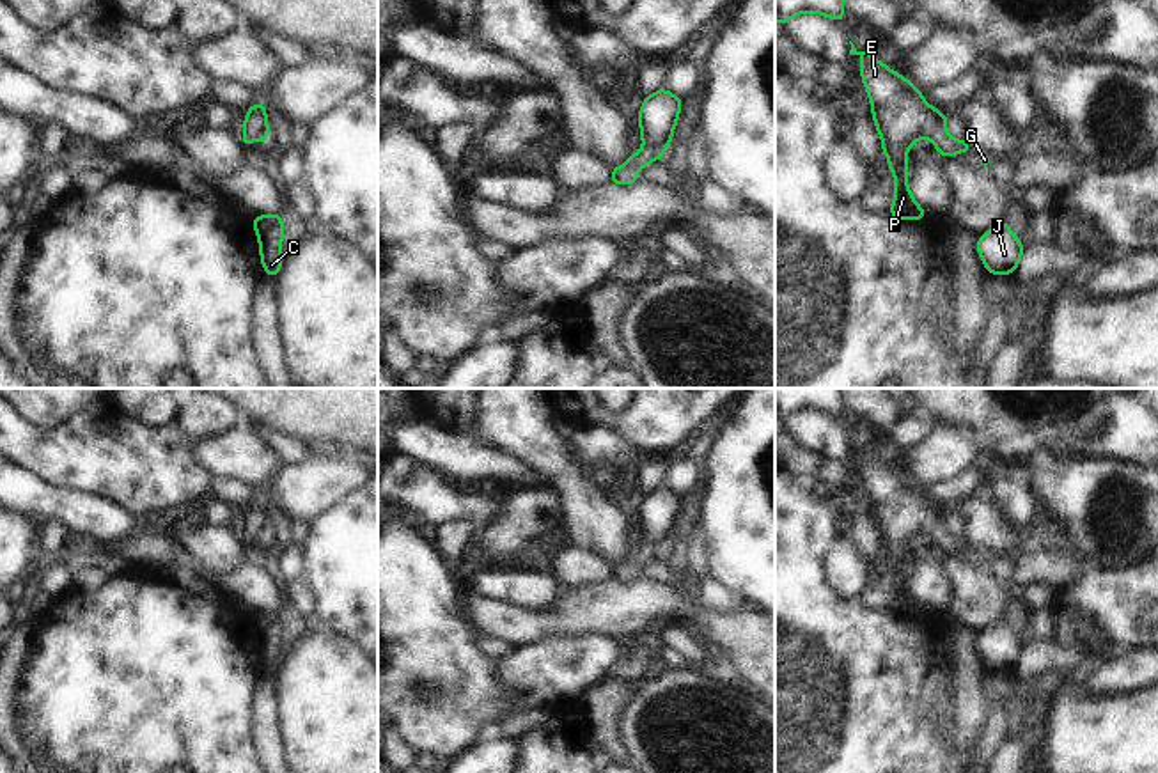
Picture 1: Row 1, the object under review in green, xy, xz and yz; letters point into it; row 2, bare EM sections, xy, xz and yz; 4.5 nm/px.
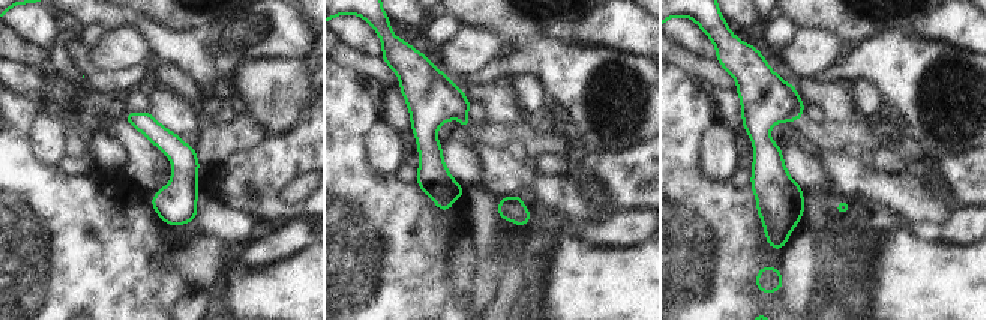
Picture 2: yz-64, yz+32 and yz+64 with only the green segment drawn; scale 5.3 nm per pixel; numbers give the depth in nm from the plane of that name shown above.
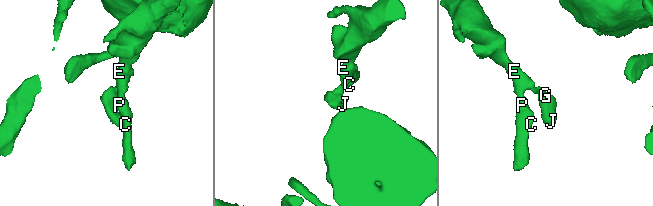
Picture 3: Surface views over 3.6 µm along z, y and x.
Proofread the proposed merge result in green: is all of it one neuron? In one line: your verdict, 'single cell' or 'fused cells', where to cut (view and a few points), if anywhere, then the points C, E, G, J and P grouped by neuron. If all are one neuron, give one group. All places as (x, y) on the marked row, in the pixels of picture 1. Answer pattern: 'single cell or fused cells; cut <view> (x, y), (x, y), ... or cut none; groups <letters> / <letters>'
single cell; cut none; groups C E G J P

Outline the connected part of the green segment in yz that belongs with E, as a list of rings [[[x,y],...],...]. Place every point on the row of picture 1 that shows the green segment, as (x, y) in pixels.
[[[849,41],[849,55],[860,55],[864,64],[860,76],[864,80],[874,126],[880,131],[888,158],[890,172],[896,177],[896,199],[888,213],[899,220],[924,220],[924,209],[913,200],[906,184],[906,151],[919,138],[931,138],[936,152],[951,158],[956,152],[972,152],[966,140],[954,140],[947,131],[947,115],[927,105],[920,90],[903,74],[890,71],[883,62],[876,60],[871,51],[858,51]]]

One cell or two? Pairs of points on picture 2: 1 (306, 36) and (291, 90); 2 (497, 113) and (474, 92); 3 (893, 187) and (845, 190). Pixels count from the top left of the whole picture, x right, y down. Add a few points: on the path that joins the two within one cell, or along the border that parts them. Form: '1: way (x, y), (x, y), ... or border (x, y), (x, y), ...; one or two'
1: border (264, 57), (302, 57), (305, 60); two
2: way (494, 107), (480, 93); one
3: way (881, 187), (857, 187); one

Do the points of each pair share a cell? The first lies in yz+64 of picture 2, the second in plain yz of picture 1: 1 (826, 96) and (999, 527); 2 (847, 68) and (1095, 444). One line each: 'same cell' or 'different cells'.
1: same cell
2: different cells

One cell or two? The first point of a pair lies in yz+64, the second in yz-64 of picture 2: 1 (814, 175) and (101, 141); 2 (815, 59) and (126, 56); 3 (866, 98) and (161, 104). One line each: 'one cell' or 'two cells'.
1: one cell
2: one cell
3: two cells

